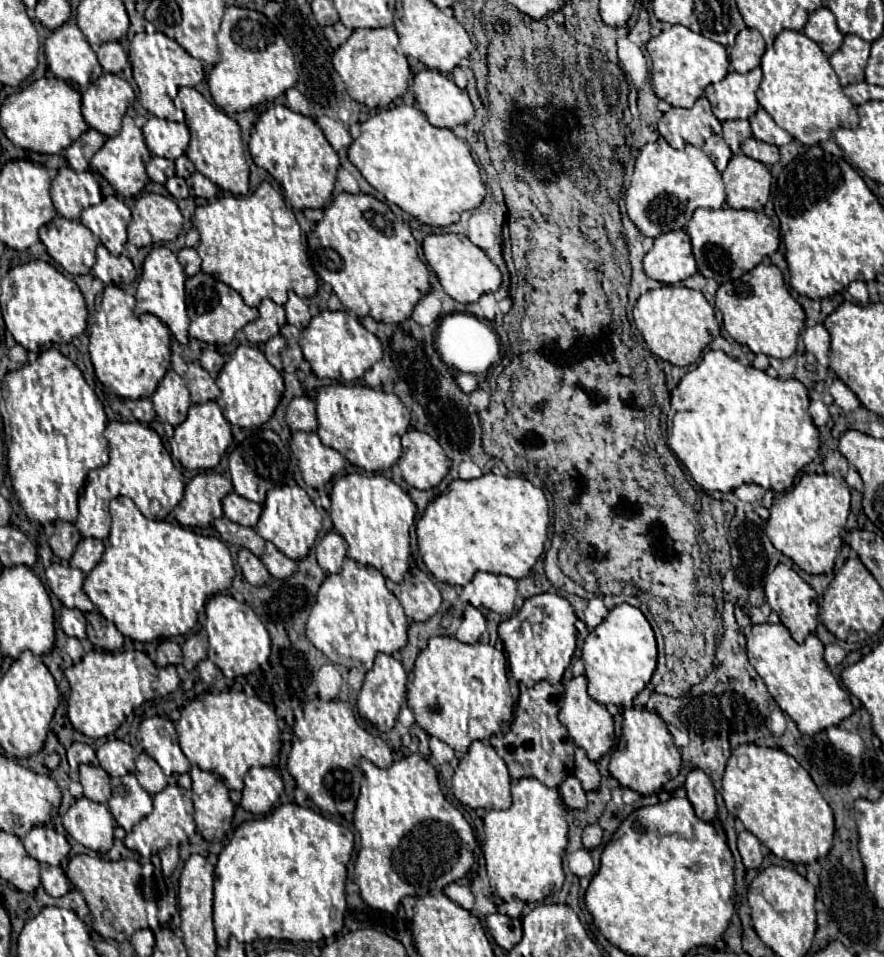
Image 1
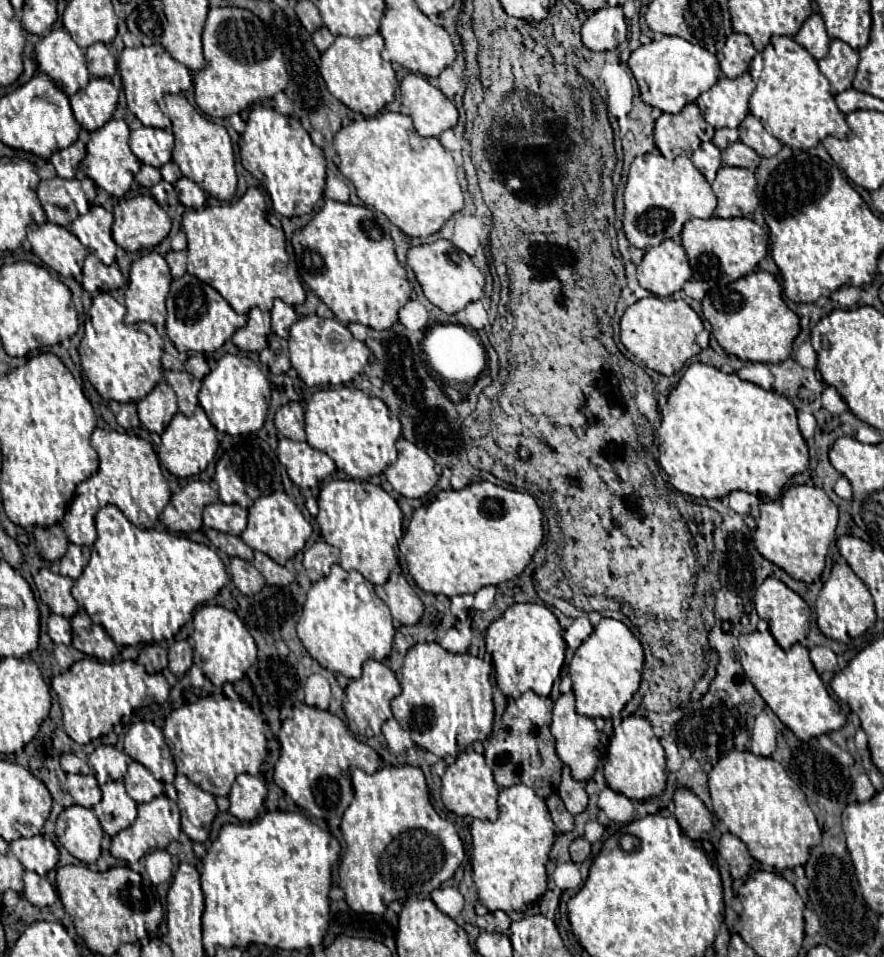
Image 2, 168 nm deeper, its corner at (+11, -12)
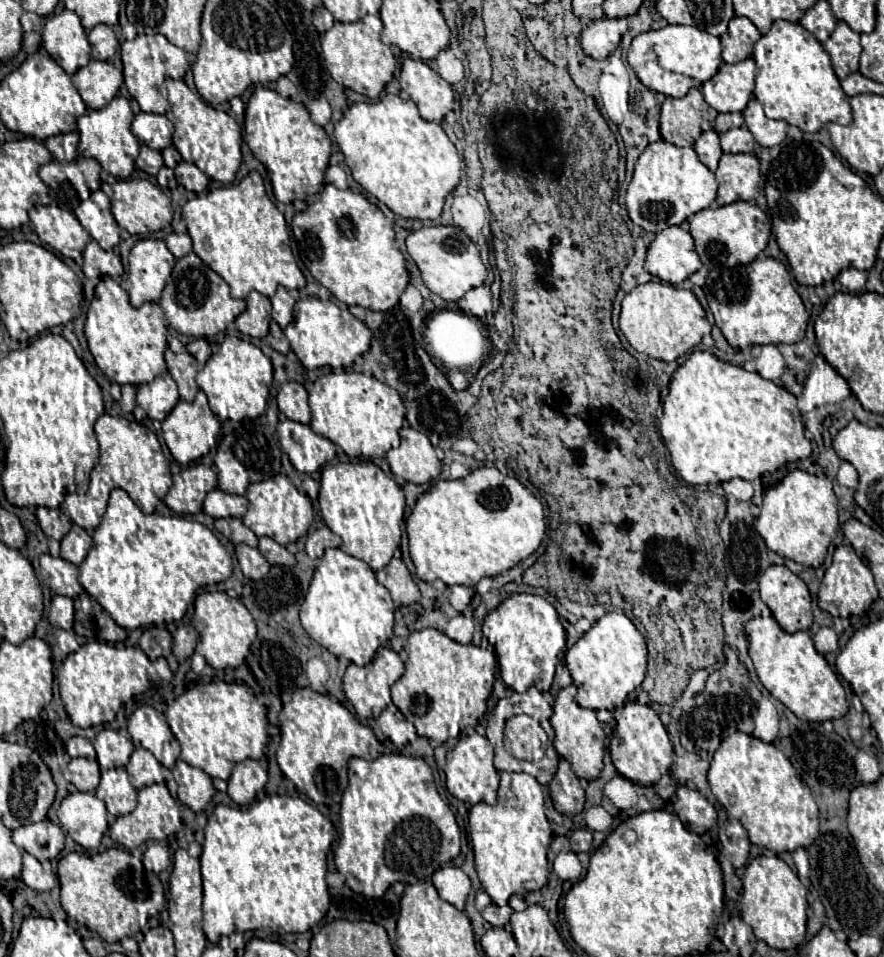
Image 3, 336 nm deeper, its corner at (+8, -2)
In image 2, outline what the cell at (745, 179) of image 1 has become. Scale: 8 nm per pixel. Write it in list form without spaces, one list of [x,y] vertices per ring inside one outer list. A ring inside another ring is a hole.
[[[722,166],[712,182],[712,190],[718,198],[718,208],[714,214],[720,218],[750,216],[758,206],[756,178],[754,172],[746,168]]]

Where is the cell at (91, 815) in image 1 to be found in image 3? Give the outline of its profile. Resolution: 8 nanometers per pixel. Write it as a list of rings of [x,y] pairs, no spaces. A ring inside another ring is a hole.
[[[91,792],[69,794],[57,808],[57,816],[67,834],[87,850],[99,848],[103,832],[109,826],[103,800]]]

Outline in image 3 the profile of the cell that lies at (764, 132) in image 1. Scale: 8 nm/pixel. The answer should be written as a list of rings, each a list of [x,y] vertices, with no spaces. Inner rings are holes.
[[[755,98],[743,110],[743,118],[745,126],[751,130],[755,140],[765,148],[781,144],[787,136],[789,124],[785,120],[769,120],[763,112],[763,106]]]

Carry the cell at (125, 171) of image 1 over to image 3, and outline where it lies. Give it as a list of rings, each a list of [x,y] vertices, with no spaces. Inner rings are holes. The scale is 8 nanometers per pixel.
[[[117,96],[115,100],[111,100],[105,108],[87,110],[77,120],[79,154],[85,158],[95,158],[105,172],[117,178],[127,178],[133,172],[135,158],[139,154],[139,140],[131,132],[131,122],[133,122],[133,110],[129,106],[129,100],[123,96]]]

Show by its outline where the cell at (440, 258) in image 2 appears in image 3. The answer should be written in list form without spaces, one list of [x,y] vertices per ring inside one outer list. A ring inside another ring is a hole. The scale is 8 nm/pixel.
[[[423,226],[415,232],[411,232],[405,238],[407,244],[407,252],[409,256],[415,260],[421,278],[425,282],[425,286],[437,294],[439,298],[447,300],[447,302],[455,302],[459,298],[463,298],[465,292],[469,292],[471,288],[483,286],[485,276],[487,276],[487,268],[479,256],[477,246],[469,240],[469,236],[455,226]]]

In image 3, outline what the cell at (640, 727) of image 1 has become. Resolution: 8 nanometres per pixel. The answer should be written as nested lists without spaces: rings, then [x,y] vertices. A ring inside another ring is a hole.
[[[627,702],[621,710],[615,710],[616,726],[610,737],[609,752],[617,772],[635,784],[657,784],[673,764],[673,744],[659,716],[639,702]]]

